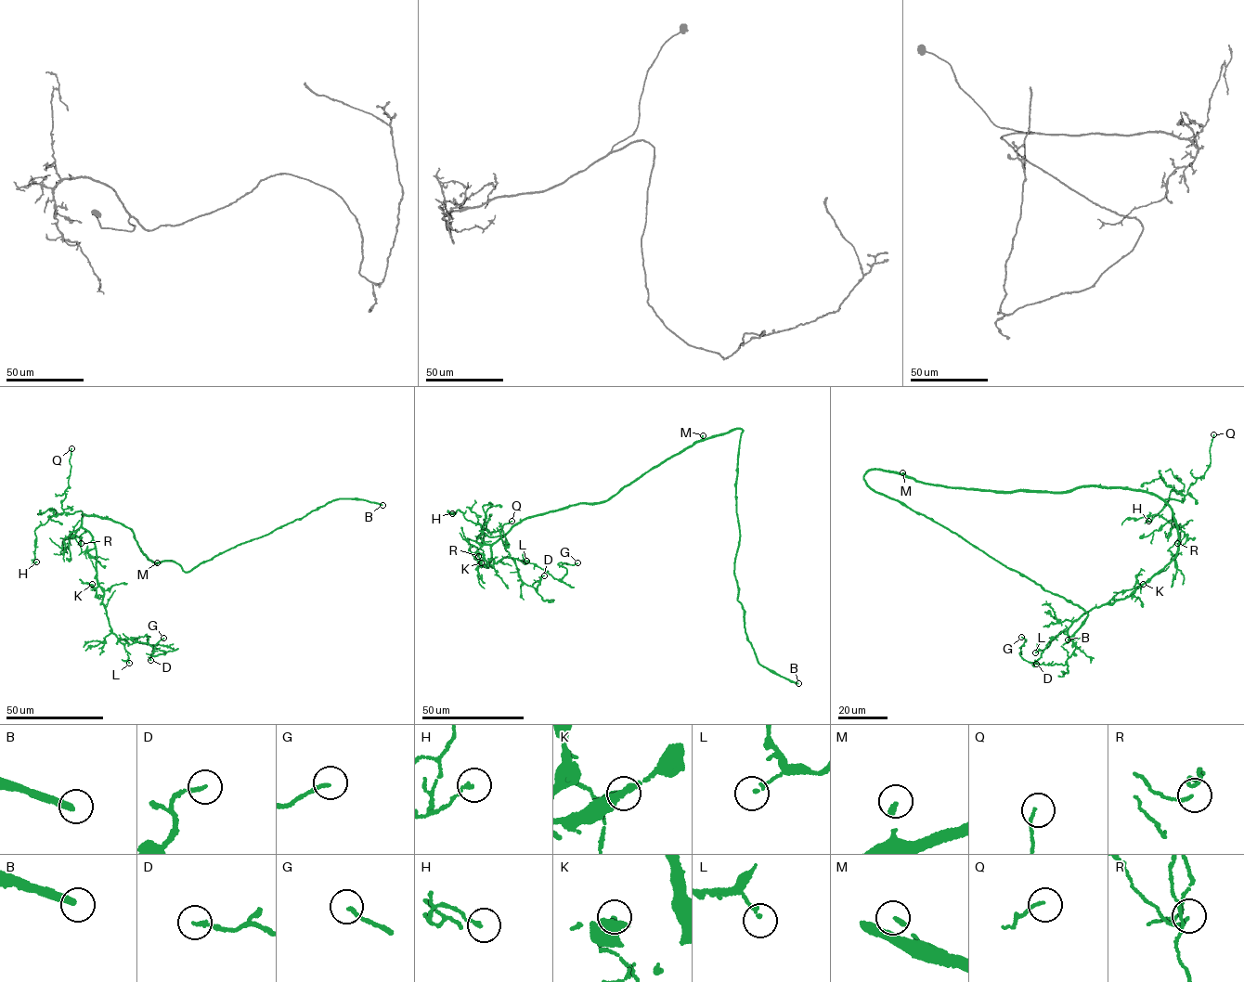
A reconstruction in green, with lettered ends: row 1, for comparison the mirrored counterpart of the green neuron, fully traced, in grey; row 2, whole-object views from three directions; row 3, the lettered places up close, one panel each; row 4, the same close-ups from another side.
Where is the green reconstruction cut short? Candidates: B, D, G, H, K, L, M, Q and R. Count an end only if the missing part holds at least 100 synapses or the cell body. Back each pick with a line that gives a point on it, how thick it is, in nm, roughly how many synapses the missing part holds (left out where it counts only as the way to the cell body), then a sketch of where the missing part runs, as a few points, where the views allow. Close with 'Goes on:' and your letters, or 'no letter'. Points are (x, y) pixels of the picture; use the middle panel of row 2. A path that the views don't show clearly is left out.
B: place (798, 683); calibre 300 nm; 120 synapses
M: place (703, 435); calibre 160 nm
Goes on: B, M

